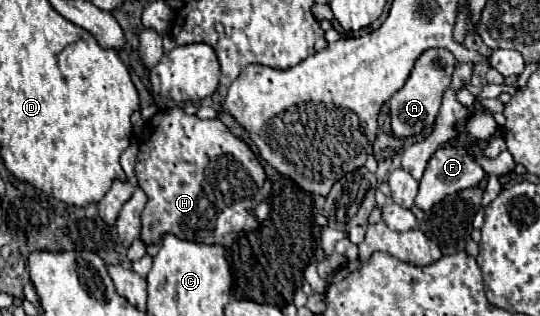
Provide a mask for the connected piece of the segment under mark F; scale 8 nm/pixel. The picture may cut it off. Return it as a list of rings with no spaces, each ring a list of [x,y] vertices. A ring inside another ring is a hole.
[[[445,145],[445,147],[439,147],[433,157],[429,159],[427,163],[427,169],[419,181],[419,193],[415,197],[415,205],[421,209],[421,211],[429,211],[433,207],[433,203],[441,201],[445,195],[449,193],[457,193],[461,189],[467,189],[467,187],[475,187],[479,185],[479,181],[485,177],[485,171],[483,167],[475,161],[475,157],[469,153],[467,147],[453,147],[453,145]]]

